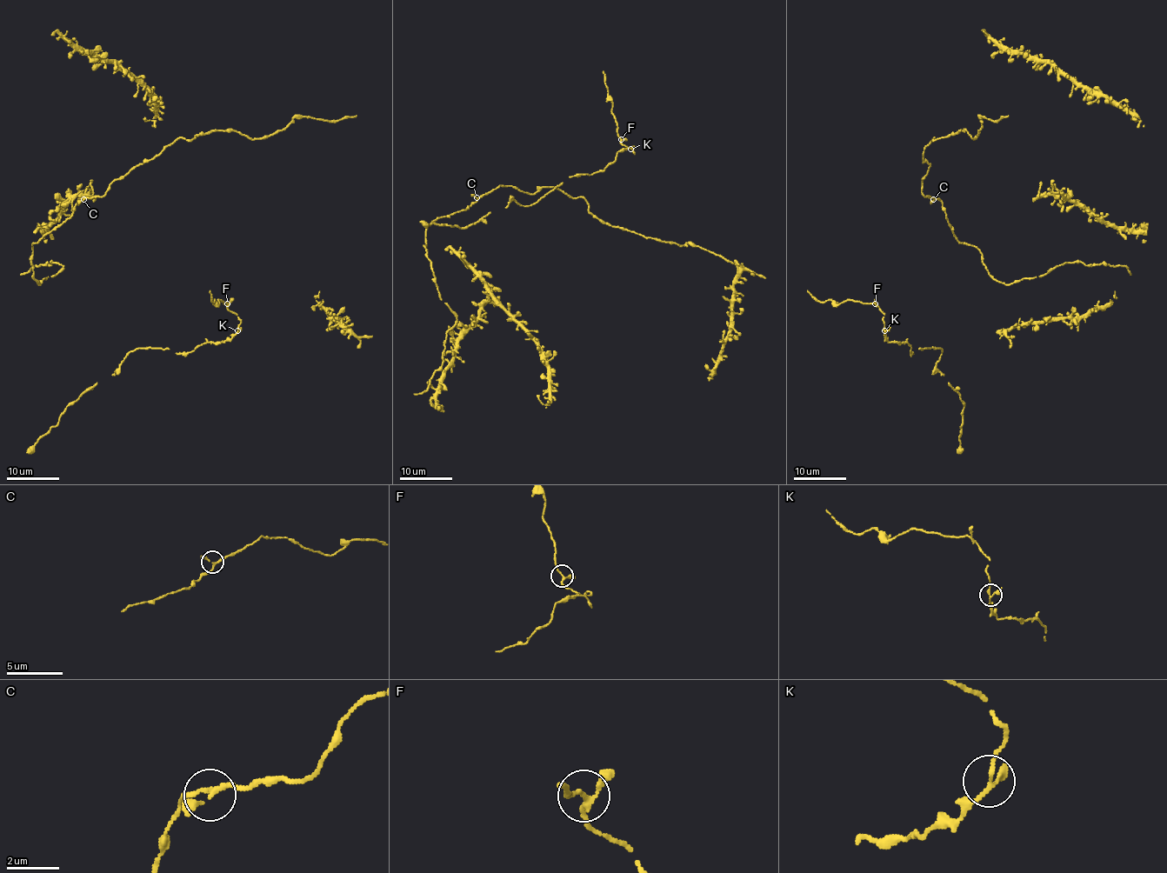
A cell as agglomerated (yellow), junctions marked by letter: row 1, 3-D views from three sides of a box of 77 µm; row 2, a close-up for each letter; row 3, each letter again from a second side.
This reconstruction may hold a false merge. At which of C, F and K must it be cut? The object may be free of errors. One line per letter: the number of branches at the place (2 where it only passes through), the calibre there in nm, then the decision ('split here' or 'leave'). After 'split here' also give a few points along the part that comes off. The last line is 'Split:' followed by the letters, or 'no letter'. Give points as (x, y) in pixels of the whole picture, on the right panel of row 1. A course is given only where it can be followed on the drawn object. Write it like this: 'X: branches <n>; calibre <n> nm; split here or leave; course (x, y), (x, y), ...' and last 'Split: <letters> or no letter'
C: branches 3; calibre 170 nm; leave
F: branches 3; calibre 160 nm; leave
K: branches 3; calibre 140 nm; leave
Split: no letter

